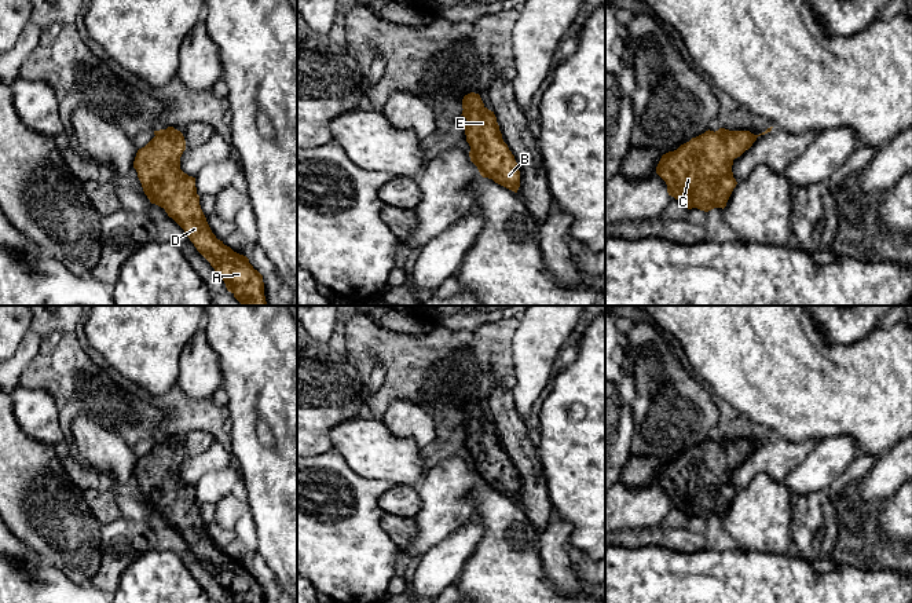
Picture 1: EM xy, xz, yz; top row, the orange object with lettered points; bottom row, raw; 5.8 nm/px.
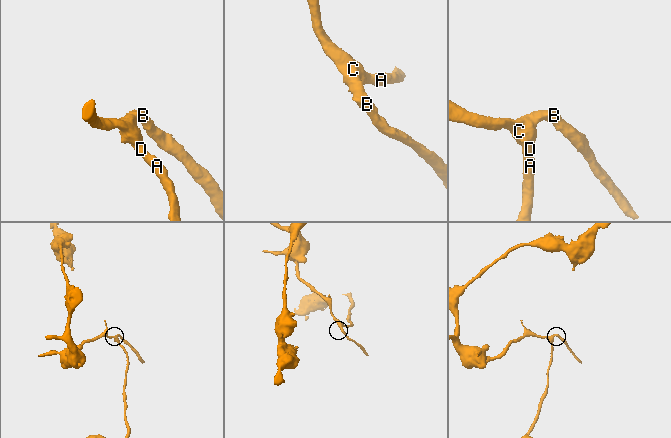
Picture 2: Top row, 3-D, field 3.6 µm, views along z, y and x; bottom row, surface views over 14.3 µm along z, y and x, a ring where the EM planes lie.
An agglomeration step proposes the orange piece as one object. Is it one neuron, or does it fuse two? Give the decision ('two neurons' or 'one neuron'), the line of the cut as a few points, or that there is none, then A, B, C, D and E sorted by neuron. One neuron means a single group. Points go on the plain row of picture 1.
one neuron | no cut | A B C D E

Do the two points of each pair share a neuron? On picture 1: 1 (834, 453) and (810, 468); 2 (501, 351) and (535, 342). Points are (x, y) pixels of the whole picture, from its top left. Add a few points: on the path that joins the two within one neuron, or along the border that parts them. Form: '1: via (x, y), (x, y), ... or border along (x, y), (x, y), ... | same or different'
1: via (828, 459), (816, 468) | same
2: border along (520, 320), (512, 344), (515, 380) | different

